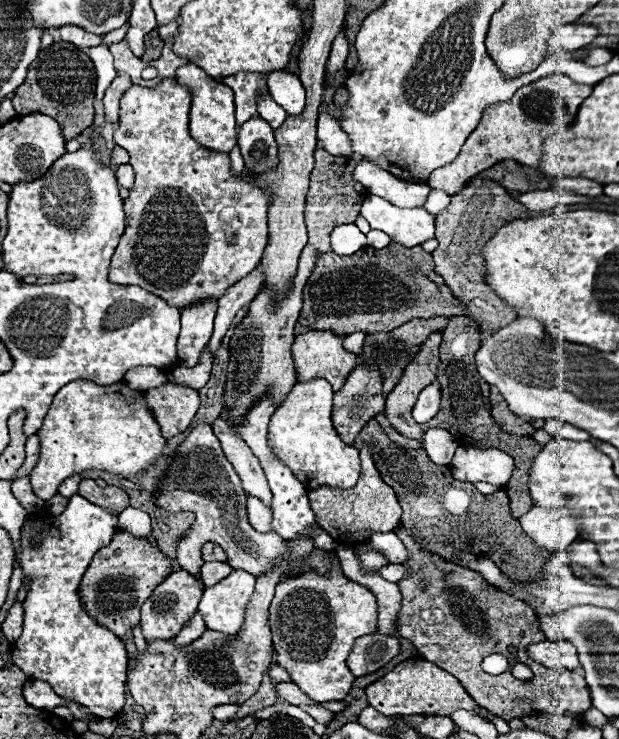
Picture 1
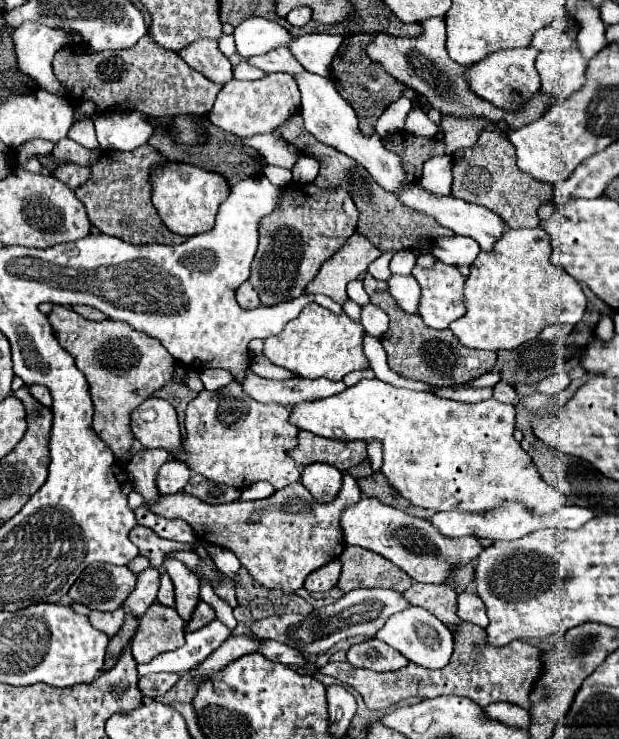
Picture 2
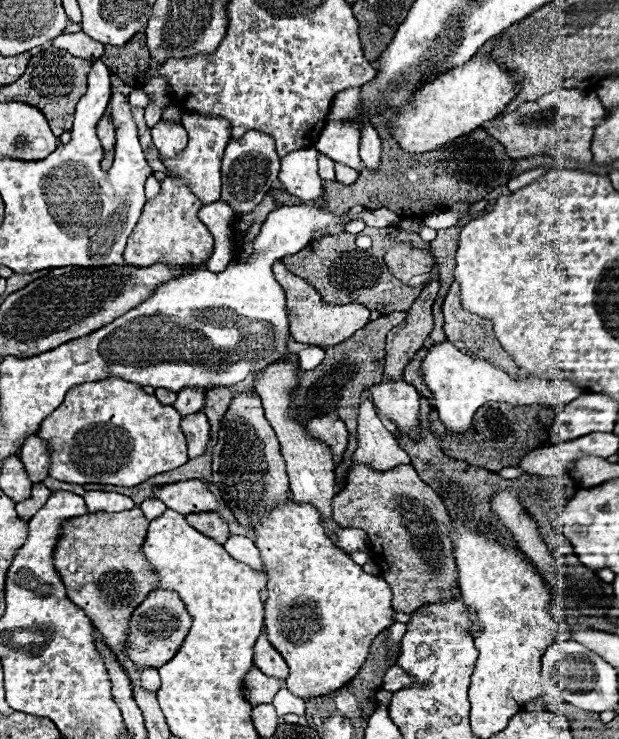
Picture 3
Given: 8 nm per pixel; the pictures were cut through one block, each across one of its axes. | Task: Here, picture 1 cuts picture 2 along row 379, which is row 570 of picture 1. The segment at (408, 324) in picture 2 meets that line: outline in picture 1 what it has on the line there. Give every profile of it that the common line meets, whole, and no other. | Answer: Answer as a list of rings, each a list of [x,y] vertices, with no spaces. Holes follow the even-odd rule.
[[[398,524],[394,532],[408,550],[404,568],[410,570],[410,576],[396,582],[402,592],[402,606],[396,620],[398,636],[410,640],[426,660],[454,674],[478,706],[506,722],[534,712],[564,714],[590,708],[590,694],[582,674],[548,670],[526,654],[526,648],[532,642],[544,640],[536,614],[526,602],[490,586],[480,572],[456,566],[436,552],[422,548],[414,528]],[[490,654],[504,654],[510,666],[516,662],[526,664],[534,676],[530,680],[516,680],[510,668],[498,676],[486,674],[482,670],[482,660]]]

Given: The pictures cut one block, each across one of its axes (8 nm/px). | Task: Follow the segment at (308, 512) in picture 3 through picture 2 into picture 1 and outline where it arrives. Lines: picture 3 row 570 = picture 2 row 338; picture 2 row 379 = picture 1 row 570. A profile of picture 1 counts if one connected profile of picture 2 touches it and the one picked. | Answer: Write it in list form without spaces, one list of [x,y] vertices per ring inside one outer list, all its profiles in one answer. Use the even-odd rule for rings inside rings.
[[[332,554],[328,574],[312,568],[296,578],[278,582],[268,624],[276,662],[290,674],[292,682],[316,702],[342,700],[354,682],[346,660],[356,638],[378,630],[378,602],[364,584],[352,582],[342,574],[340,560]]]

